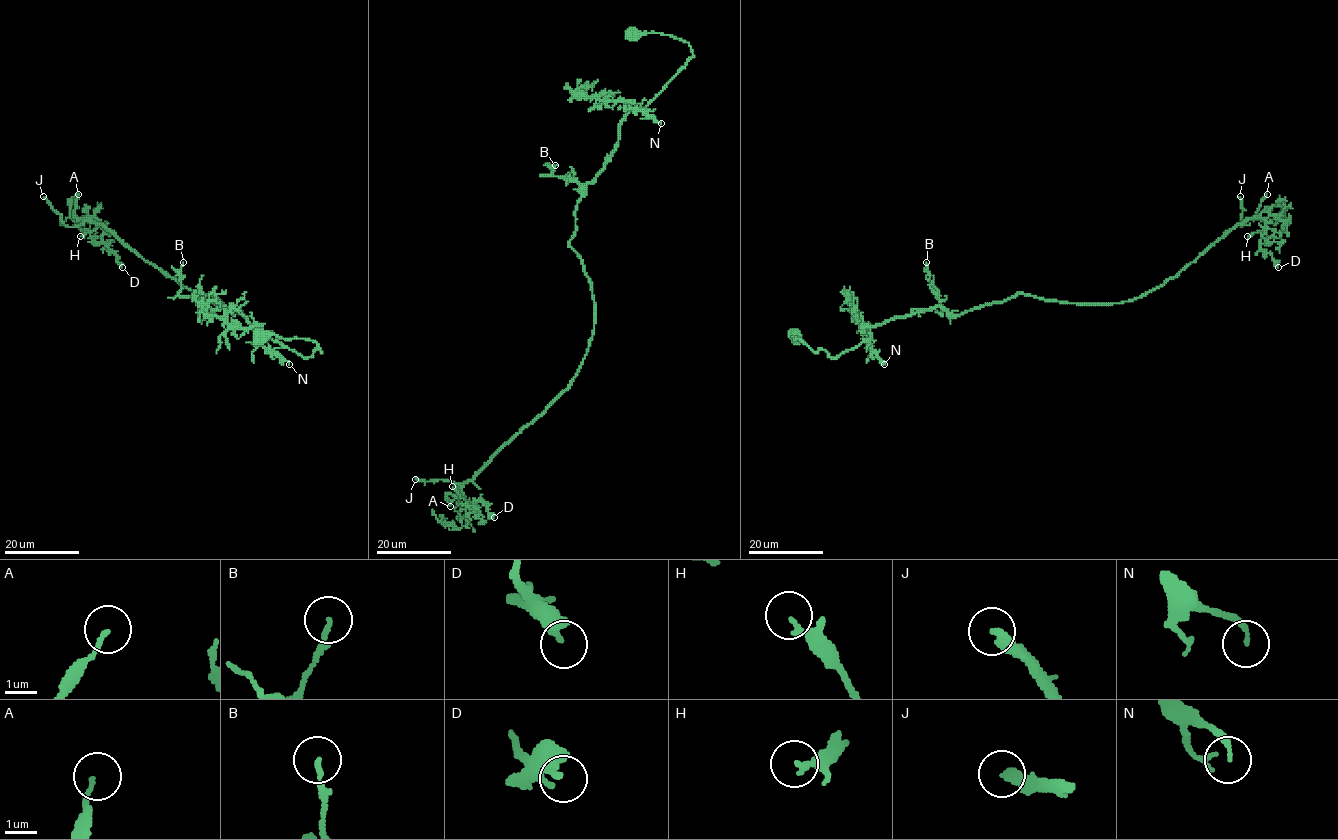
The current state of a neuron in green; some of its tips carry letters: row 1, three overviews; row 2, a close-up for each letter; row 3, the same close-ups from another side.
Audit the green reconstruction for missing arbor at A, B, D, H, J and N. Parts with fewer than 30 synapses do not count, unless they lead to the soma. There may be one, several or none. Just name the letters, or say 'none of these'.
J

